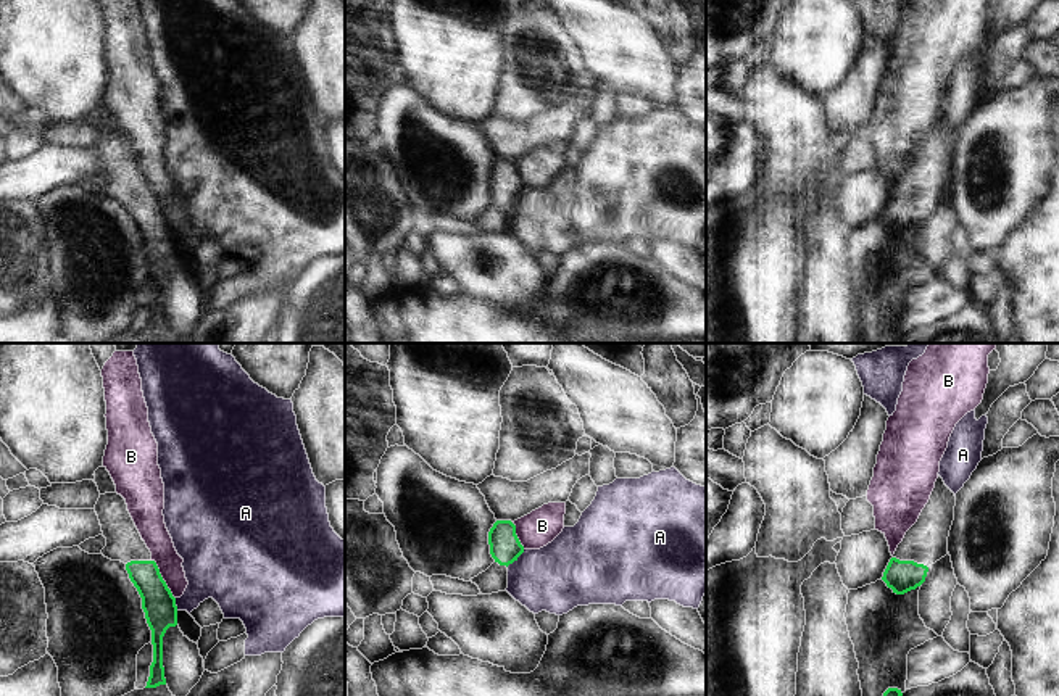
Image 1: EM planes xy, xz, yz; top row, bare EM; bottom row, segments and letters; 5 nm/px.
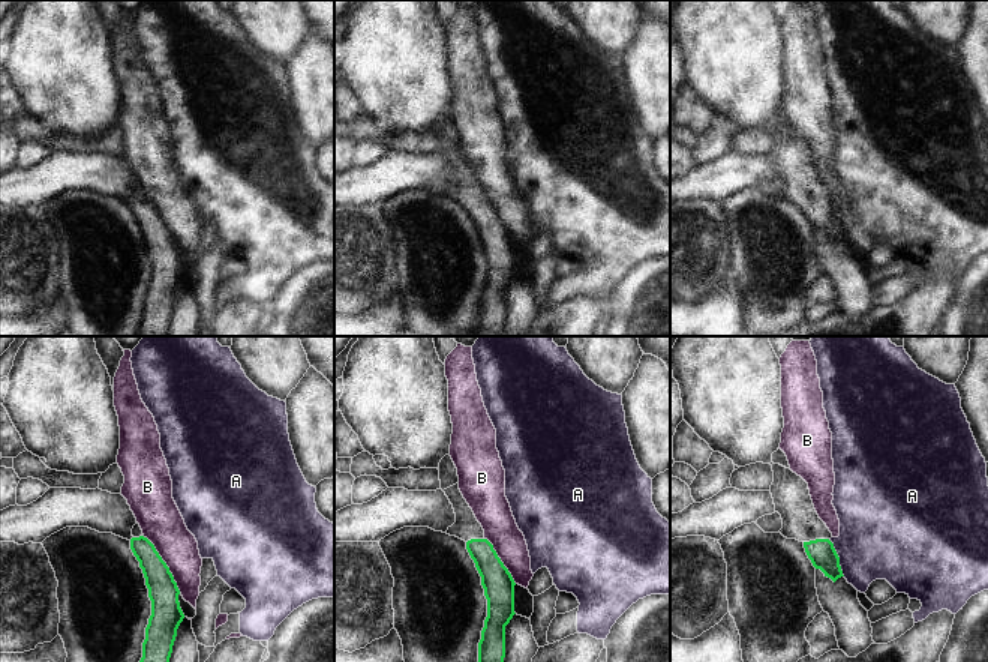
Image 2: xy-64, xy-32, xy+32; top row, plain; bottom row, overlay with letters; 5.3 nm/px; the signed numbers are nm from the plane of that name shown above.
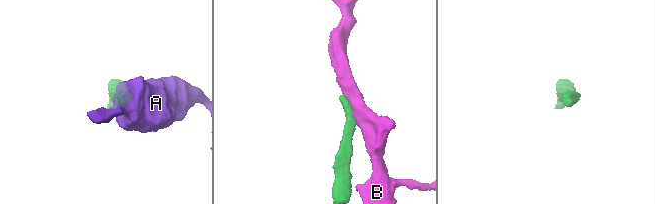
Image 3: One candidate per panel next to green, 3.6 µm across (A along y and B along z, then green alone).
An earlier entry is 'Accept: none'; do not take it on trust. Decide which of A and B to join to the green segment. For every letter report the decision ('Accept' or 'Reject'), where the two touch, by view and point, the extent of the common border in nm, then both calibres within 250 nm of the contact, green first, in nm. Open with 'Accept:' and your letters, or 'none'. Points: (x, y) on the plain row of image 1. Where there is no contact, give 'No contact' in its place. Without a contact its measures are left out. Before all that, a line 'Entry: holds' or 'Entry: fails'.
Entry: holds
Accept: none
A: Reject. Touches green at xz (514, 198). Shared border 130 nm. Thickness 160 nm (green) against 340 nm
B: Reject. Touches green at xy (161, 218). Shared border 240 nm. Thickness 160 nm (green) against 140 nm.

